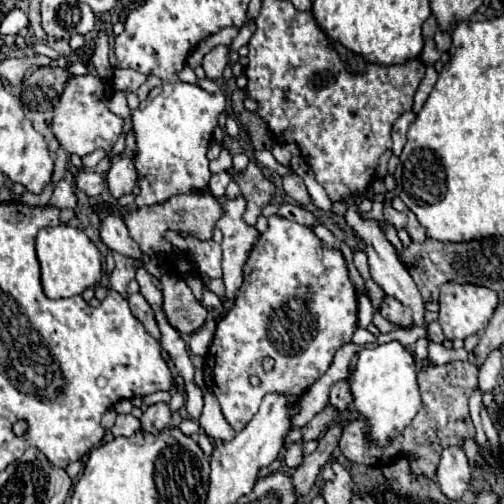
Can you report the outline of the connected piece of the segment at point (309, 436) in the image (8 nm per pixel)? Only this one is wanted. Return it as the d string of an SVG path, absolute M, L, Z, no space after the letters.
M326 406L320 414L316 414L304 428L302 428L302 442L308 442L308 440L316 440L320 436L320 432L324 430L324 426L334 420L334 416L338 414L338 410L334 410L332 406Z

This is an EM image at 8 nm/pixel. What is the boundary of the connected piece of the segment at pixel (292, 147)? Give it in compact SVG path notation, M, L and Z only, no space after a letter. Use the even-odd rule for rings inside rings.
M276 144L274 150L272 150L274 158L276 158L280 164L288 164L290 156L294 156L294 154L298 154L298 152L300 152L298 144Z

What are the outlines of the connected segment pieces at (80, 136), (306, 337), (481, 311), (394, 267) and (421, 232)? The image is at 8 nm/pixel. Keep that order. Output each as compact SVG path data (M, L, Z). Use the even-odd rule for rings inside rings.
M92 72L84 76L70 76L62 96L54 106L54 116L50 124L52 134L56 136L56 140L60 142L60 148L68 156L78 154L80 158L84 158L98 148L110 152L112 146L116 144L122 132L124 120L106 108L106 98L108 98L108 80L94 76Z
M274 214L268 218L268 230L258 238L246 260L244 282L236 294L234 306L216 326L214 340L206 354L204 382L208 390L216 394L224 418L240 432L254 418L266 394L302 396L330 368L334 354L352 340L356 328L356 294L342 254L336 248L326 248L310 228ZM266 356L276 362L270 372L262 368ZM250 376L256 376L258 382L252 382Z
M442 284L438 296L440 312L438 322L444 330L448 340L464 340L470 334L482 334L486 324L490 322L496 306L498 306L498 292L490 288L482 288L478 284Z
M348 206L346 222L348 222L348 226L352 226L352 228L354 228L354 232L356 232L356 234L362 238L362 242L364 242L364 252L366 252L366 256L368 256L370 274L372 274L374 282L376 282L376 284L378 284L378 286L380 286L388 296L396 298L398 302L402 302L404 306L408 306L408 308L412 310L414 324L424 326L424 312L426 312L426 310L424 310L422 296L420 296L420 292L418 292L418 288L416 288L414 280L412 280L412 278L410 278L410 274L406 272L404 264L398 260L394 246L386 240L384 230L378 226L378 222L376 222L376 220L364 220L364 218L356 212L356 208L354 208L354 206Z
M408 212L406 230L408 230L412 242L424 242L426 240L426 230L424 230L424 226L420 226L420 222L416 220L416 216L412 212Z

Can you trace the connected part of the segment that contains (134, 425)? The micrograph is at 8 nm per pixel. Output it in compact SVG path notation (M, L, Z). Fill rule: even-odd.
M120 414L116 418L116 424L112 428L114 436L132 436L140 428L140 420L134 418L132 414Z

